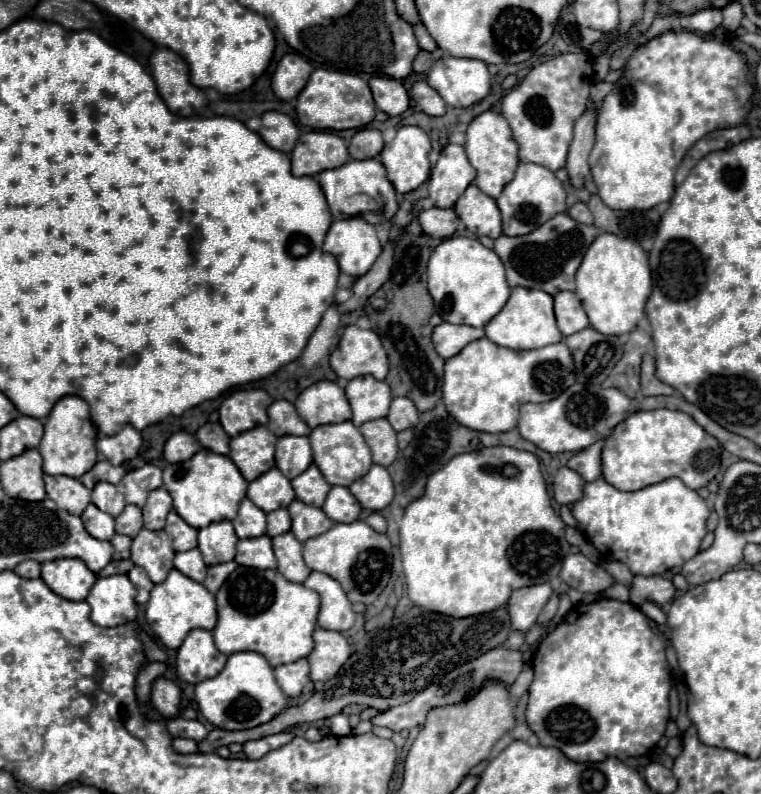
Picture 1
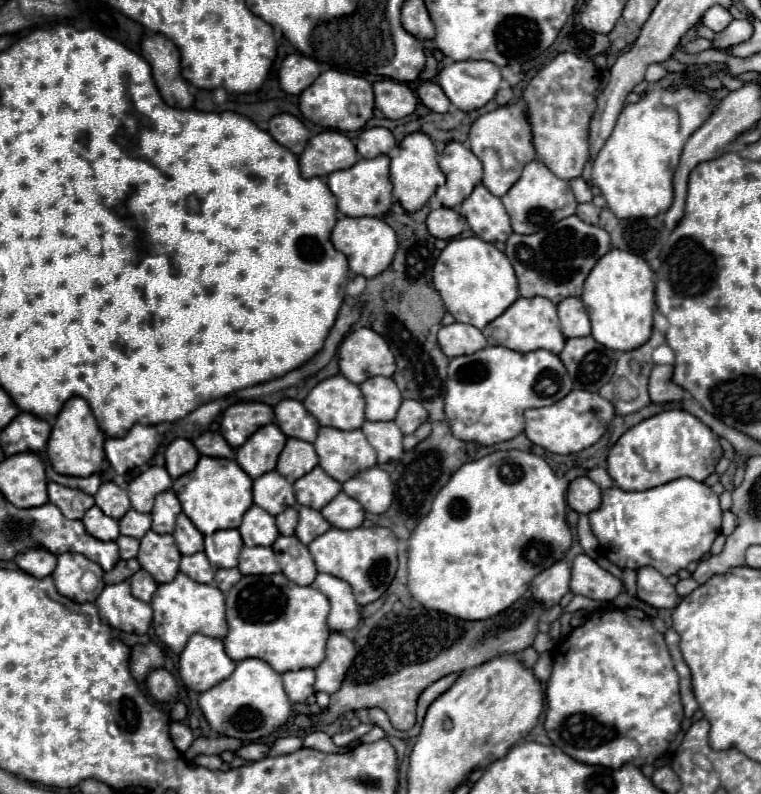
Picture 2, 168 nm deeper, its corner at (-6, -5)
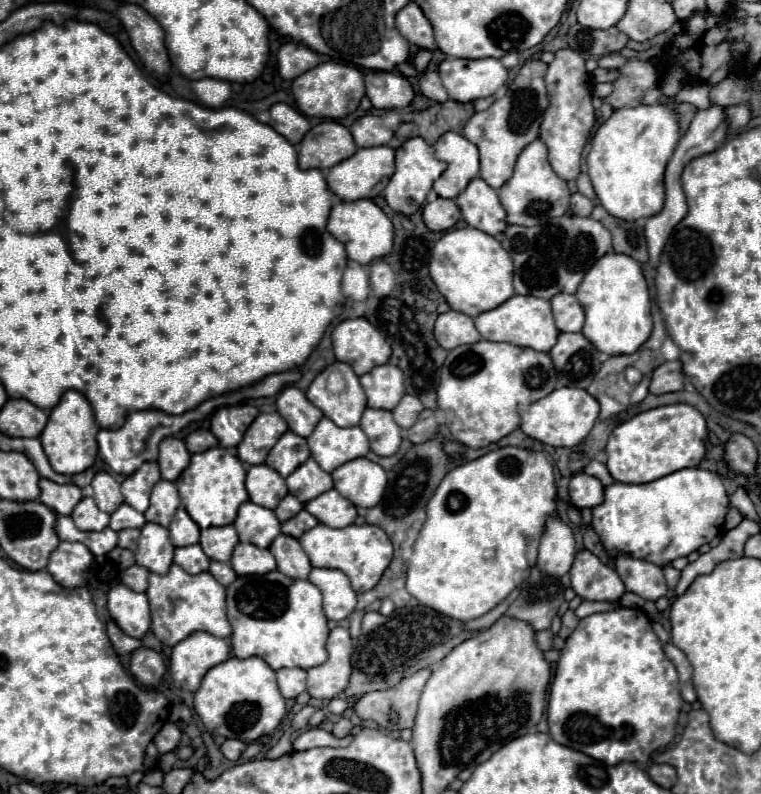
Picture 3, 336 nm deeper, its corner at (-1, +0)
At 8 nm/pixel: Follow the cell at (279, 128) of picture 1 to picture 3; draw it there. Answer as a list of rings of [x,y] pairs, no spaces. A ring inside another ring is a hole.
[[[275,104],[271,108],[269,126],[273,126],[273,130],[277,130],[281,136],[285,136],[291,144],[299,144],[301,138],[311,128],[309,120],[289,104]]]

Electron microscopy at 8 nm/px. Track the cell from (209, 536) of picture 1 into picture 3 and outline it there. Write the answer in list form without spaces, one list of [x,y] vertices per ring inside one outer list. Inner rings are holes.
[[[219,526],[219,528],[201,530],[199,544],[211,560],[229,562],[237,542],[239,542],[239,536],[237,536],[237,530],[233,526]]]

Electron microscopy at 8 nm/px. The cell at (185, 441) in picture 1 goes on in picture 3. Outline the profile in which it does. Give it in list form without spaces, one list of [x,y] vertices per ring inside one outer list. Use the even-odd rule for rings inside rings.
[[[173,436],[163,438],[159,444],[159,458],[157,458],[157,464],[161,468],[161,478],[175,482],[185,470],[185,466],[189,466],[189,458],[191,454],[187,452],[183,440]]]

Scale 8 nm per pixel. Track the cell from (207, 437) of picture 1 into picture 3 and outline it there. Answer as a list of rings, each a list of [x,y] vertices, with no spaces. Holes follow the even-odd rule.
[[[195,430],[191,432],[187,438],[185,438],[185,444],[187,444],[187,450],[191,454],[197,454],[197,452],[205,452],[209,448],[215,448],[217,446],[217,438],[209,432],[209,430]]]

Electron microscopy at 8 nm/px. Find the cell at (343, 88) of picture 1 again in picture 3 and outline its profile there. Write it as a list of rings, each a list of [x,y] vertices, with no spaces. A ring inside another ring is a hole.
[[[329,60],[315,66],[313,70],[307,70],[305,74],[297,76],[291,84],[291,92],[295,96],[297,108],[305,116],[317,116],[317,118],[345,118],[347,114],[355,112],[359,108],[361,98],[365,96],[365,84],[363,73],[352,64],[345,64]]]

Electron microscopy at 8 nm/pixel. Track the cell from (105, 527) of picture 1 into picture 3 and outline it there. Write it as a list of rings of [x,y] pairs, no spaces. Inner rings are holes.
[[[83,498],[71,512],[71,518],[79,530],[103,530],[109,524],[109,514],[101,512],[93,498]]]

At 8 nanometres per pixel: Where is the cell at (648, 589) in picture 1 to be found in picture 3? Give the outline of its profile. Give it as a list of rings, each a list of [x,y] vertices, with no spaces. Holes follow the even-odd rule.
[[[615,554],[613,562],[627,592],[639,594],[645,600],[657,600],[667,594],[661,566],[647,560],[637,560],[627,554]]]

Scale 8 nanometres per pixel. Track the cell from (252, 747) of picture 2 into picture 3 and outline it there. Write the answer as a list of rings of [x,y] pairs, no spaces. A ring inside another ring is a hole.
[[[231,738],[231,740],[225,740],[221,746],[219,746],[219,750],[221,750],[221,754],[227,758],[227,760],[237,760],[239,756],[241,756],[241,752],[245,750],[245,742],[241,742],[241,740],[237,740],[237,738]]]

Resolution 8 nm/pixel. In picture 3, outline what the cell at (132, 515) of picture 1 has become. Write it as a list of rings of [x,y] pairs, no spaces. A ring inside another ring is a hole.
[[[121,504],[113,514],[111,514],[111,522],[109,528],[119,532],[125,528],[143,528],[145,524],[145,516],[137,510],[133,510],[129,504]]]

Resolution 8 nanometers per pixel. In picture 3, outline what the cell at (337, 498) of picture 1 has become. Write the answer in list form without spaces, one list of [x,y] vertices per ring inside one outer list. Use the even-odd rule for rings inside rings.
[[[335,488],[309,500],[305,504],[305,510],[309,510],[309,514],[313,514],[321,524],[333,528],[345,528],[357,518],[355,506],[347,498],[343,498]]]

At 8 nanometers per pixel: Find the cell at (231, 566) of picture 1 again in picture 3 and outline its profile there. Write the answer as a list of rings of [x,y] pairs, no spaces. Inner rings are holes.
[[[211,562],[209,572],[211,572],[213,578],[217,578],[217,582],[223,584],[223,586],[229,586],[229,584],[233,582],[233,578],[237,578],[235,570],[233,570],[227,562]]]

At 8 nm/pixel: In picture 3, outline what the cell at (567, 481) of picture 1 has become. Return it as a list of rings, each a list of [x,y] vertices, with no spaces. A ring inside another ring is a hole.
[[[579,472],[569,482],[569,498],[571,504],[579,510],[583,508],[595,508],[603,502],[603,484],[585,472]]]

